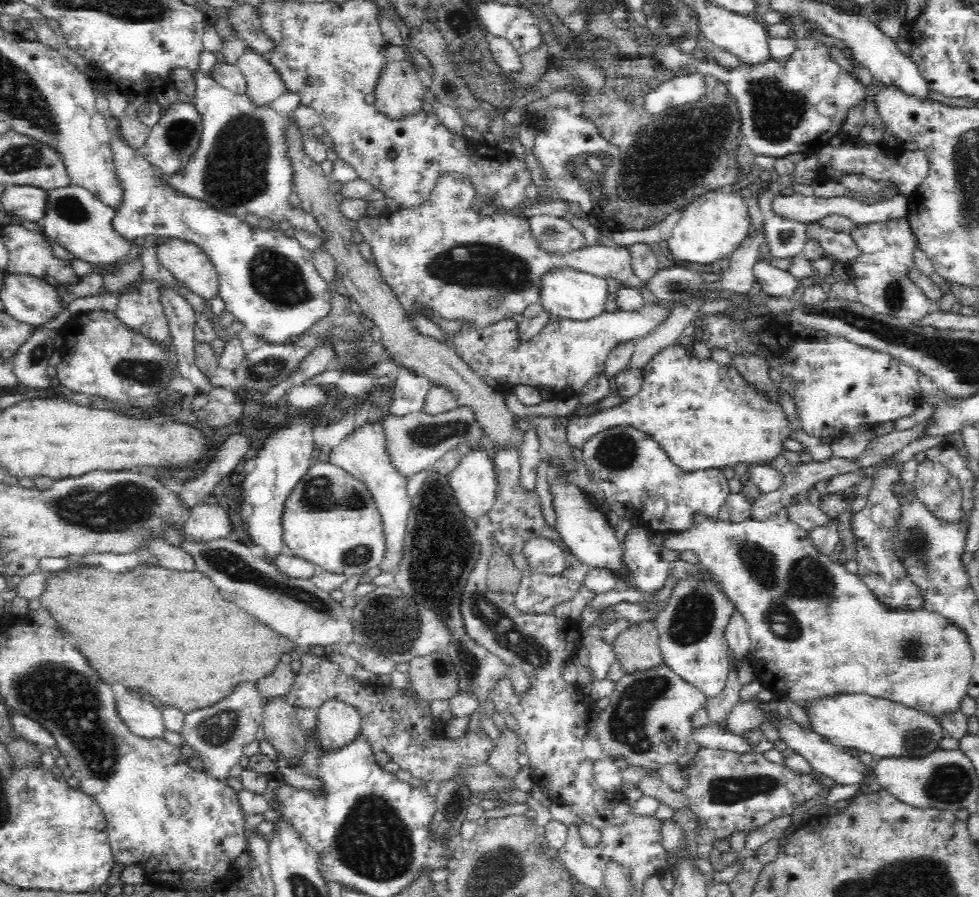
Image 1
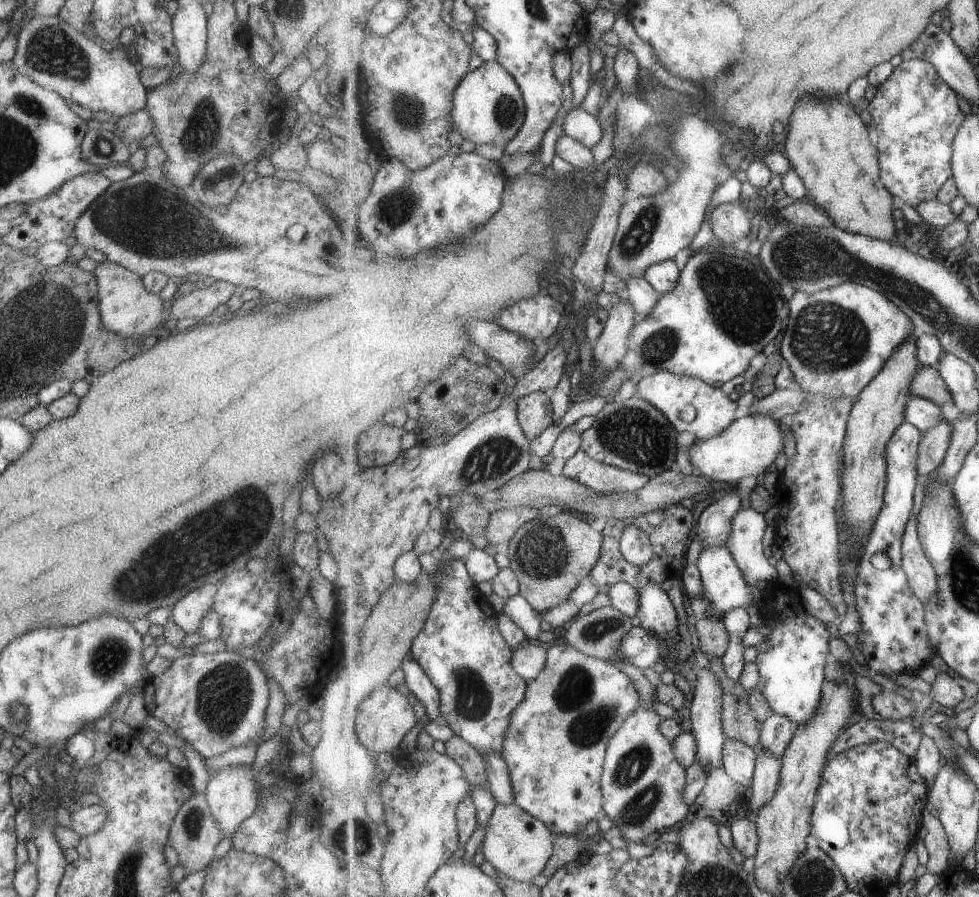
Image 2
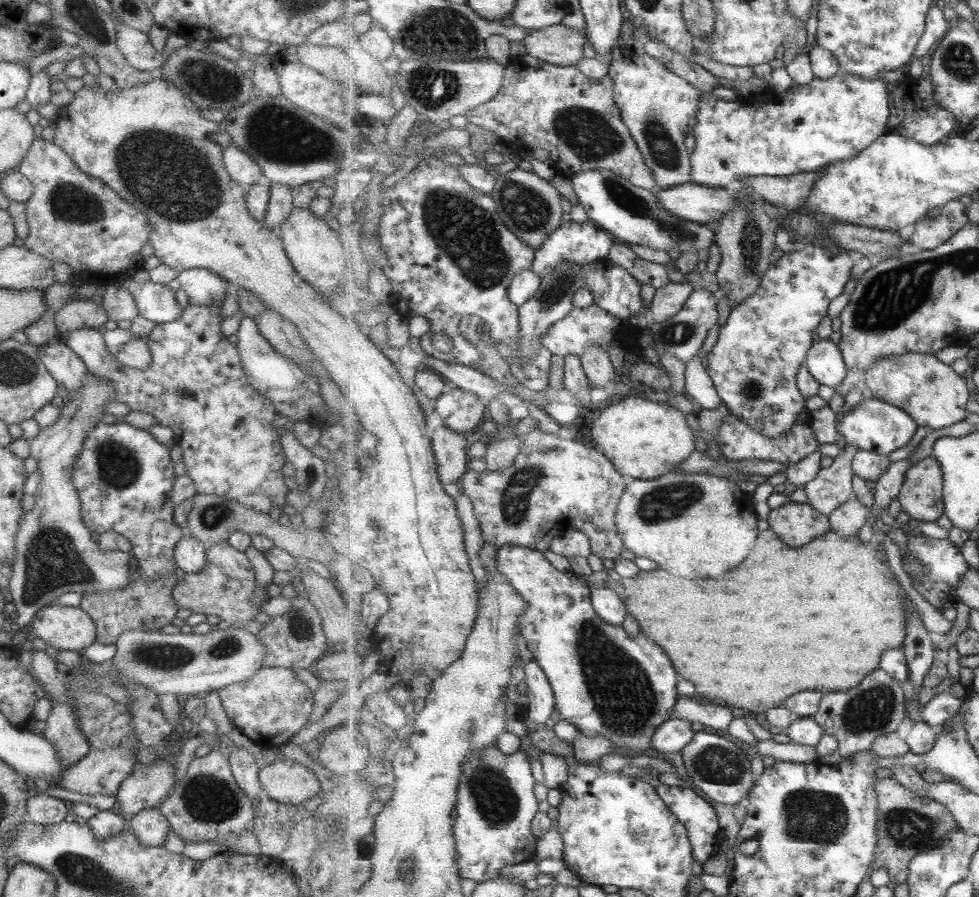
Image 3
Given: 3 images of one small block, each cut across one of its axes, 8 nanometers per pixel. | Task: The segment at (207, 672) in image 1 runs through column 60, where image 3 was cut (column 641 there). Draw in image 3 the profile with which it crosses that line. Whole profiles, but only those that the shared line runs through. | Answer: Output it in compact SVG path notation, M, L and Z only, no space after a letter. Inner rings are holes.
M771 528L761 532L757 550L753 550L753 554L749 554L749 558L745 560L745 572L743 572L743 564L735 570L735 584L733 584L733 574L719 578L719 580L687 580L687 578L677 578L662 568L639 571L635 578L622 578L621 586L625 589L622 596L627 604L628 614L633 619L637 618L643 632L649 634L649 638L653 638L653 642L657 642L669 654L669 658L673 658L677 672L683 678L687 678L689 682L693 682L697 686L699 694L711 696L713 700L723 700L727 704L733 704L733 707L743 708L749 712L766 713L772 708L785 706L789 696L803 692L803 690L820 690L830 693L853 688L863 682L869 673L873 673L873 670L880 668L881 660L887 650L904 648L905 637L908 637L909 605L913 602L911 602L909 594L905 592L905 588L901 586L901 582L895 580L893 573L888 568L883 547L879 543L877 545L865 544L858 535L845 538L839 536L834 530L830 530L827 534L816 538L803 548L797 548L797 550L787 544ZM733 586L737 590L735 596L733 596ZM715 630L729 630L729 632L725 632L719 638L719 636L715 636Z

